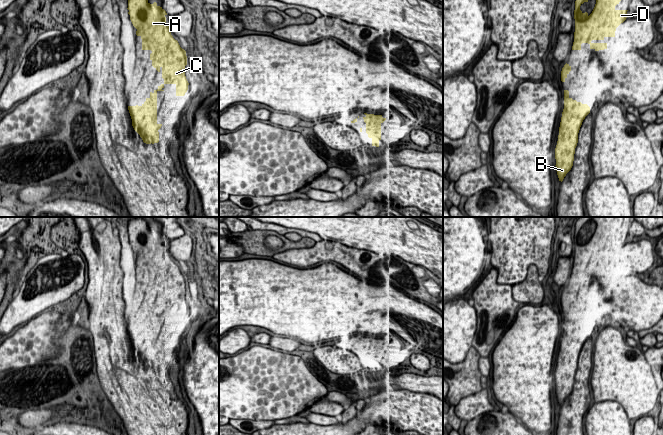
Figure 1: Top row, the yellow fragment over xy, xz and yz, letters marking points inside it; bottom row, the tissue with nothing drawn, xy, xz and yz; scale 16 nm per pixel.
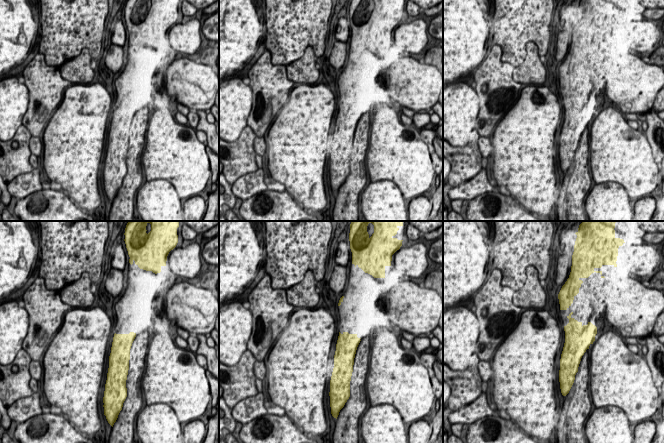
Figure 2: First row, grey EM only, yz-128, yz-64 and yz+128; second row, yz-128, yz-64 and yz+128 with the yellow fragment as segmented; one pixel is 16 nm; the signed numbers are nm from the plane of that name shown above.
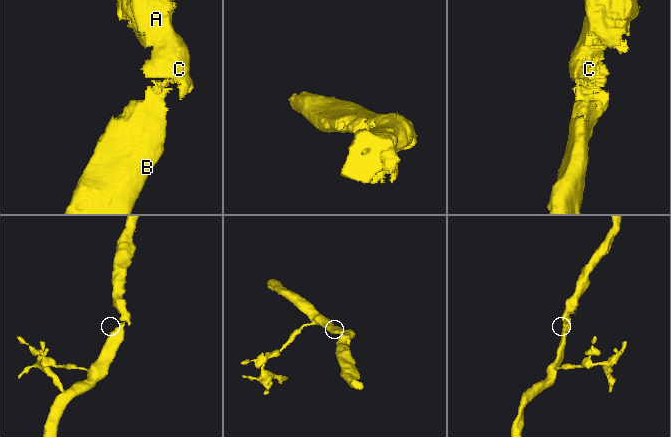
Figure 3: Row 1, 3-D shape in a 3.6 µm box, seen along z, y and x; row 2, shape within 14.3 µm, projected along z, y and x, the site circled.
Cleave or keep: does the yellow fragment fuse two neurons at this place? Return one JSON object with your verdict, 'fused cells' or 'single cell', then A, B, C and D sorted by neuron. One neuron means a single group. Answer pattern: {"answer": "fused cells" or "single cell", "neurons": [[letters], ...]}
{"answer": "single cell", "neurons": [["A", "B", "C", "D"]]}

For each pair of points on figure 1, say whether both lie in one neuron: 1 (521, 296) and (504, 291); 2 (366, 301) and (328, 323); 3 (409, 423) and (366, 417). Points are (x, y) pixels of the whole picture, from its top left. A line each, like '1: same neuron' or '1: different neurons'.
1: different neurons
2: same neuron
3: same neuron

